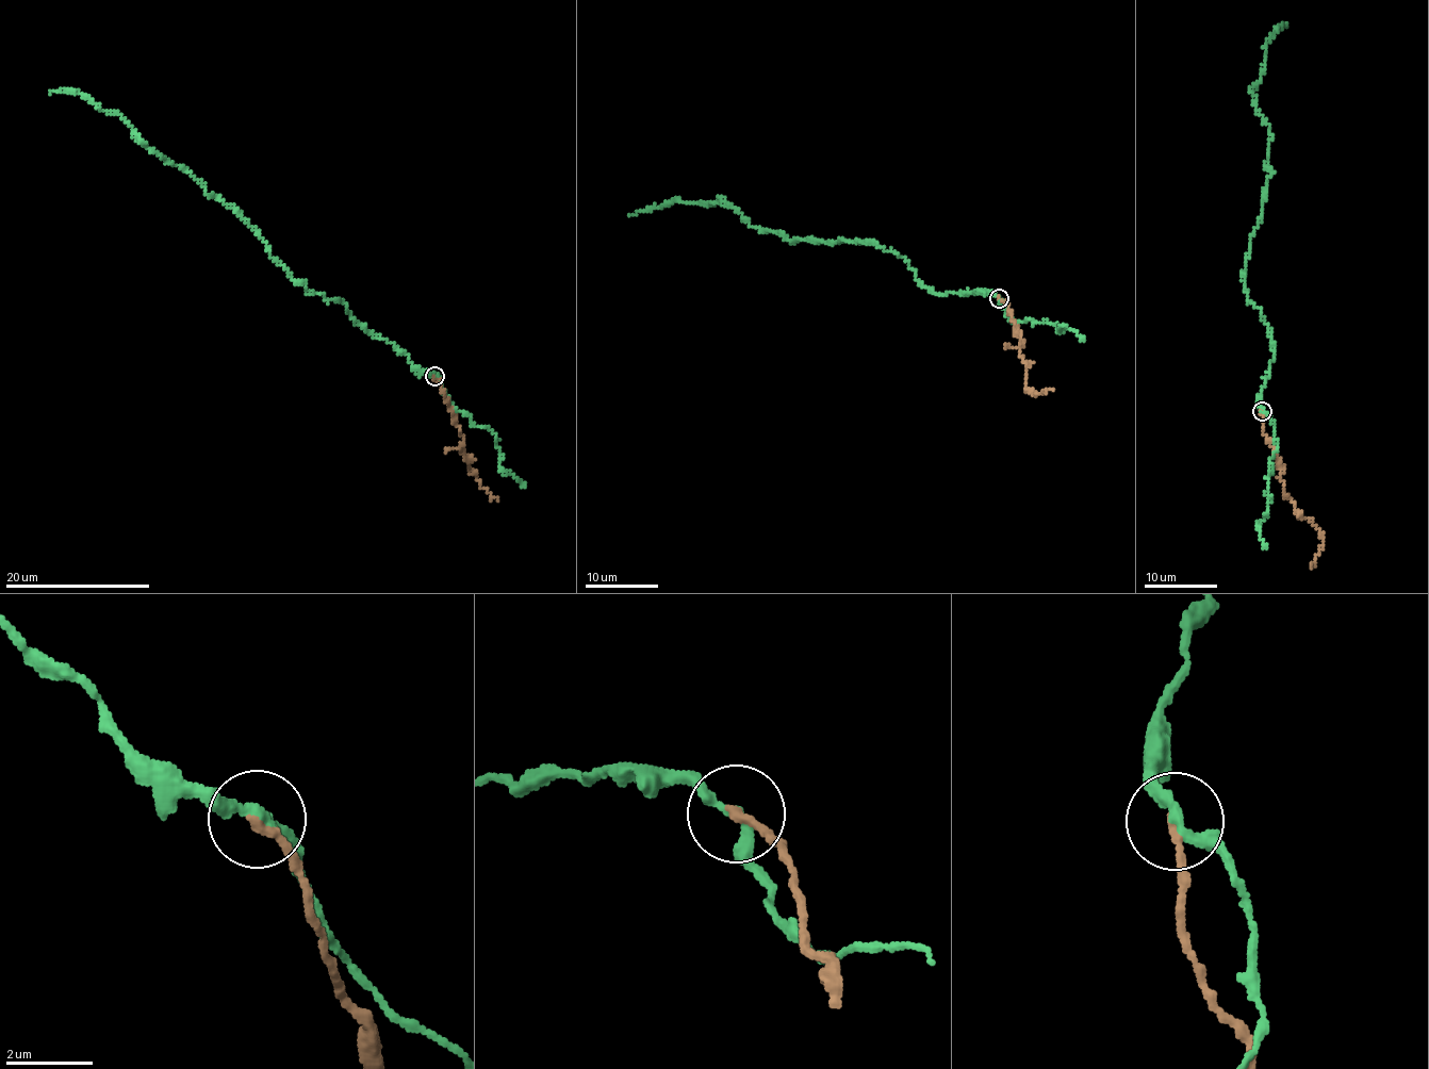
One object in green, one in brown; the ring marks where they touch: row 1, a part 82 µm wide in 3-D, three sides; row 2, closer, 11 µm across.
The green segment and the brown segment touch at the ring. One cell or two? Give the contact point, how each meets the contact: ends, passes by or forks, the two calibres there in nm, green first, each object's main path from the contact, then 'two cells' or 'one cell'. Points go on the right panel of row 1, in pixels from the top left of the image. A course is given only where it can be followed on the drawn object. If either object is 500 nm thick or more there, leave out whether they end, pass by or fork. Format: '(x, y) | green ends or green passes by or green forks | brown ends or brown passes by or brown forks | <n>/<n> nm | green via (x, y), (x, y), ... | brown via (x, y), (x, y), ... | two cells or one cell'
(1262, 411) | green passes by | brown ends | 260/200 nm | green via (1263, 412), (1260, 390), (1274, 344), (1244, 280), (1271, 135), (1252, 87), (1265, 46), (1285, 26) | brown via (1263, 412), (1264, 431), (1281, 471), (1280, 476), (1284, 496), (1317, 528), (1323, 538), (1323, 548), (1310, 568) | two cells

